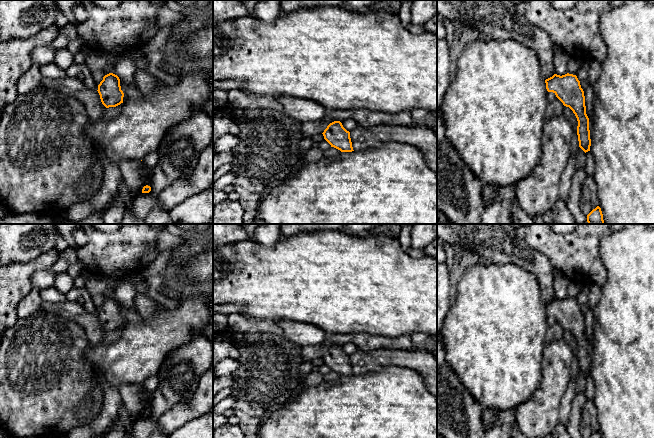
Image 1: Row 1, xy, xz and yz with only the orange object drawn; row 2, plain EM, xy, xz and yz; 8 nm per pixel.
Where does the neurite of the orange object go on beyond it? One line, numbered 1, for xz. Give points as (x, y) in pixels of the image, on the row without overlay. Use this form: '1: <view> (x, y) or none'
1: none

